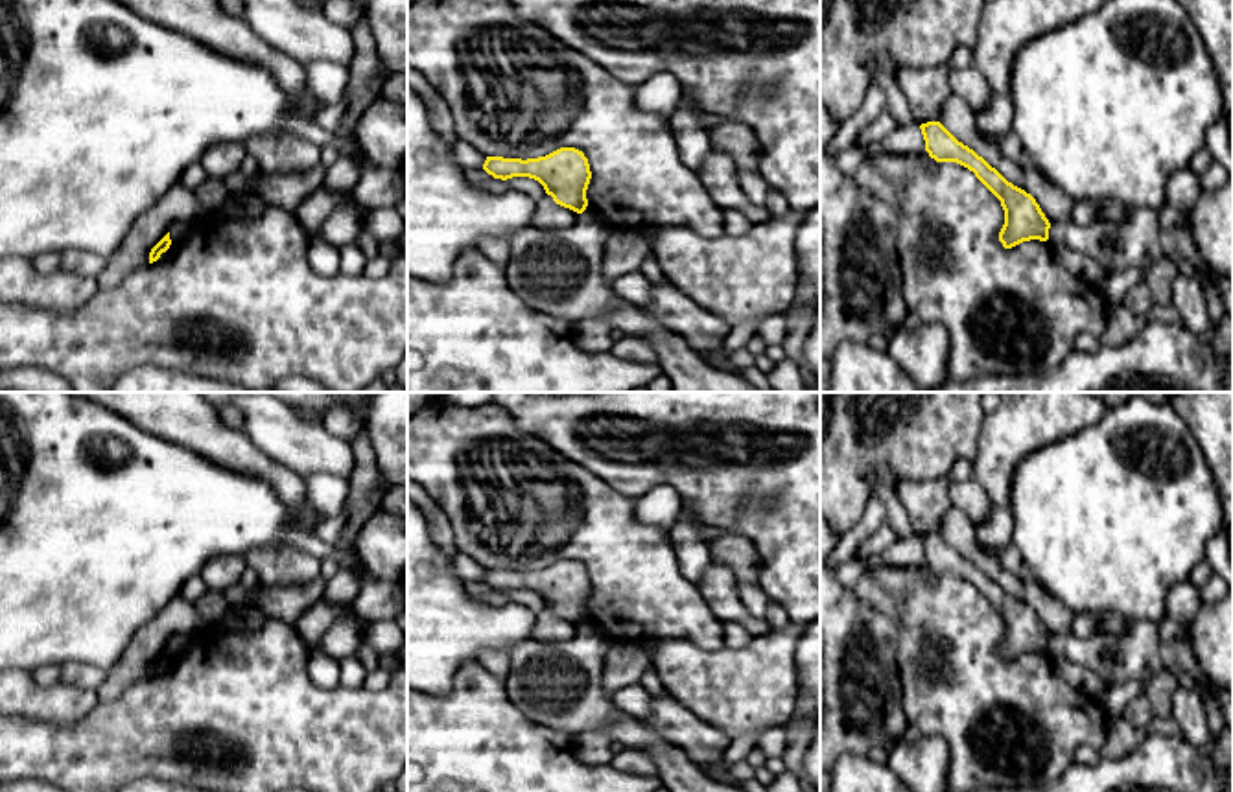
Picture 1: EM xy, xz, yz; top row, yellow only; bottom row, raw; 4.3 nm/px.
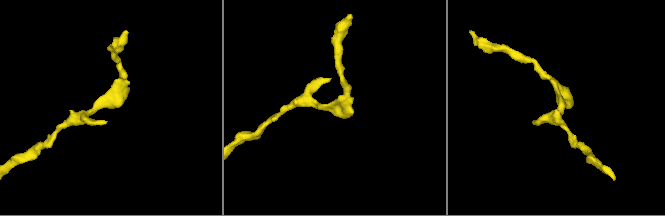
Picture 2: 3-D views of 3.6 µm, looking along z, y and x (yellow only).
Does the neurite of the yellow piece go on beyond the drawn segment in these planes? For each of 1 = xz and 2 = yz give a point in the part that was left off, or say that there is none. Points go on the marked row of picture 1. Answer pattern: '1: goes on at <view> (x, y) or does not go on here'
1: does not go on here
2: does not go on here

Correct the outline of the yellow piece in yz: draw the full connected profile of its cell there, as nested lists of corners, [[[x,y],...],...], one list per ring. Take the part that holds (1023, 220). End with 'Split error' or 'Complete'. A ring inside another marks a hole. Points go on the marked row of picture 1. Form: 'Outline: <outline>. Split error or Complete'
Outline: [[[940,122],[922,123],[920,129],[931,158],[968,168],[1001,201],[1004,225],[999,232],[999,241],[1004,249],[1030,239],[1049,239],[1051,223],[1030,193],[1008,182],[982,157],[958,142]]]. Complete

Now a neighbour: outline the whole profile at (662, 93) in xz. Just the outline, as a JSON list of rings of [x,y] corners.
[[[658,72],[636,85],[636,103],[641,111],[660,112],[671,118],[680,99],[682,85],[667,72]]]

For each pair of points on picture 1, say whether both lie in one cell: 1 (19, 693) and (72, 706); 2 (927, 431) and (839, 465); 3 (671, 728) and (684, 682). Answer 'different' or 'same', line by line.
1: same
2: same
3: different

